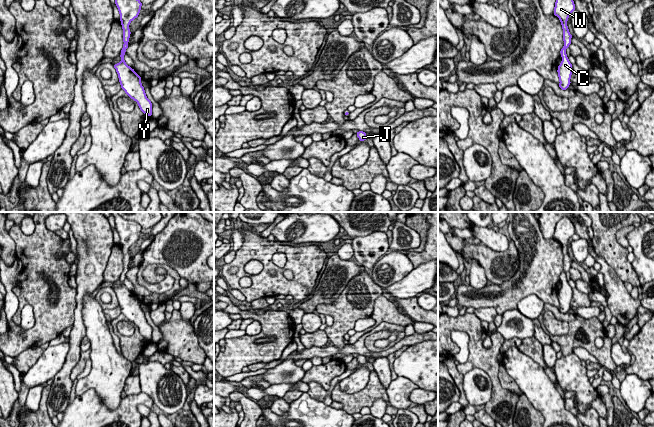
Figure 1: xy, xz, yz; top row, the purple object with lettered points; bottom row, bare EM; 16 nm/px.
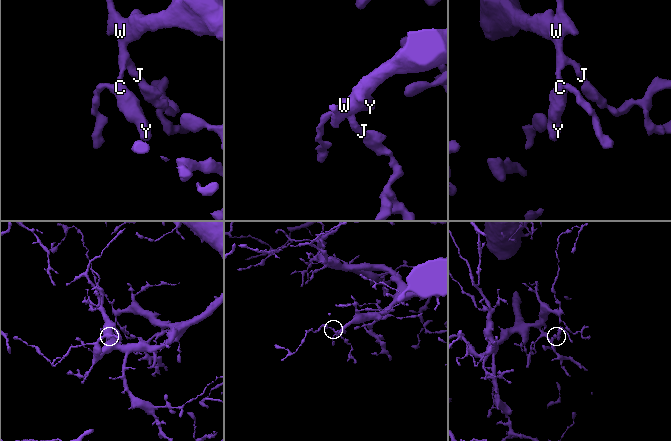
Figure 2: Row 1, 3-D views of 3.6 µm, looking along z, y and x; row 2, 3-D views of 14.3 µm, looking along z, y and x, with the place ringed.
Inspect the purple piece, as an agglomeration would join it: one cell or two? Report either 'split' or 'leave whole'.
leave whole

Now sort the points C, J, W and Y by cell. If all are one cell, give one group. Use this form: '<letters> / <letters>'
C J W Y

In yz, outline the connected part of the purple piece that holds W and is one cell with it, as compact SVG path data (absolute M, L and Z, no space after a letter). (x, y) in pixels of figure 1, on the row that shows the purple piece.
M556 0L554 7L554 15L557 16L562 24L564 47L561 49L562 62L558 66L559 87L566 90L571 84L570 78L572 75L572 64L569 62L566 55L566 49L571 44L572 35L570 34L567 26L569 15L575 10L573 0Z

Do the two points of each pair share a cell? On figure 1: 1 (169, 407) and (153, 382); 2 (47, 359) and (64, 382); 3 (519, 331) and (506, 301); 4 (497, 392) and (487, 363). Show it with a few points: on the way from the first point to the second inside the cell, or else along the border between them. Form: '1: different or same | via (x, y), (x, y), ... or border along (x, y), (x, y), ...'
1: same | via (167, 401), (167, 398), (156, 388)
2: different | border along (68, 351), (65, 362), (52, 378)
3: different | border along (516, 307), (506, 310), (501, 314)
4: same | via (496, 385), (492, 370)

